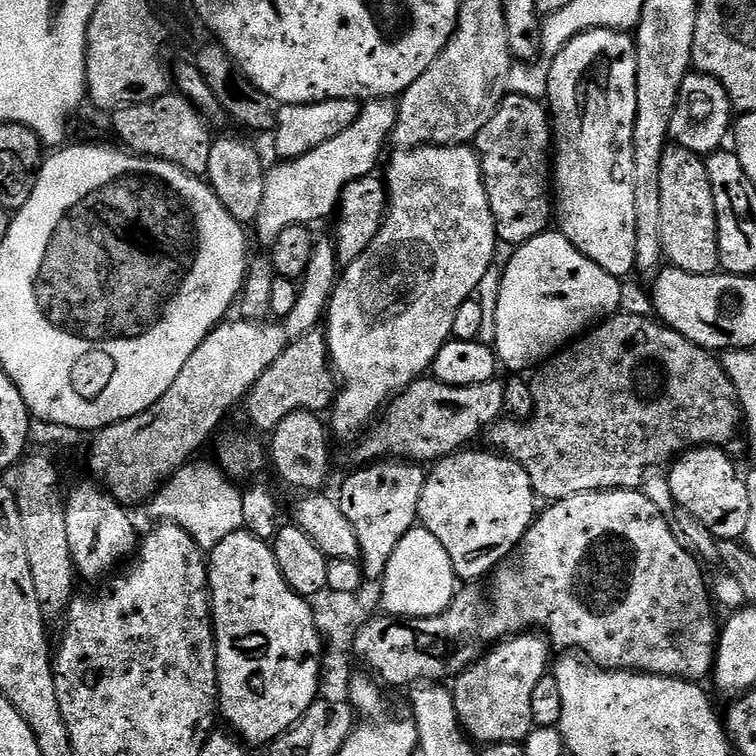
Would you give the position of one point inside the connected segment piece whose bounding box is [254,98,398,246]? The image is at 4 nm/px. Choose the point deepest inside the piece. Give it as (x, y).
(300, 191)

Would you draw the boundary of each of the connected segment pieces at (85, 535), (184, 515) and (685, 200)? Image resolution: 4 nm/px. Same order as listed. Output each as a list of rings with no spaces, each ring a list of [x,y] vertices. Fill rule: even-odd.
[[[76,488],[72,493],[69,491],[64,509],[72,566],[77,577],[84,579],[85,576],[88,580],[103,581],[109,573],[121,567],[120,560],[127,561],[135,553],[138,535],[136,536],[131,518],[124,513],[127,511],[116,500],[103,491],[95,492],[92,488]]]
[[[192,462],[185,467],[177,468],[167,483],[157,491],[154,497],[155,504],[157,503],[156,512],[160,515],[161,521],[171,522],[175,527],[181,528],[194,541],[197,548],[211,550],[218,546],[218,542],[222,542],[222,538],[243,529],[242,498],[244,492],[241,489],[236,489],[239,487],[227,479],[217,467],[203,468],[202,465],[196,463]]]
[[[675,146],[669,147],[662,158],[662,246],[667,263],[673,268],[703,276],[713,275],[720,268],[718,222],[707,163],[693,152]]]

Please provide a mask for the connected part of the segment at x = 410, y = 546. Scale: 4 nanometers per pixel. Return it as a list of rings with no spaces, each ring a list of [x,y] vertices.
[[[423,526],[411,528],[398,542],[394,554],[390,554],[390,562],[384,571],[382,581],[384,589],[380,592],[380,600],[384,603],[383,611],[397,618],[415,618],[418,616],[437,616],[452,605],[452,599],[458,591],[458,581],[454,574],[454,566],[442,544],[430,530]]]

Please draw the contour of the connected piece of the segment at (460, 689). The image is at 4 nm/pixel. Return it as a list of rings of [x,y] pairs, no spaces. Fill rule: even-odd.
[[[543,635],[513,636],[501,640],[491,650],[485,651],[480,659],[455,677],[450,688],[454,710],[460,720],[460,727],[477,745],[518,744],[528,739],[528,735],[534,731],[530,714],[530,694],[534,694],[534,686],[538,686],[538,682],[542,682],[542,678],[549,671],[548,652],[550,653],[550,644]]]

